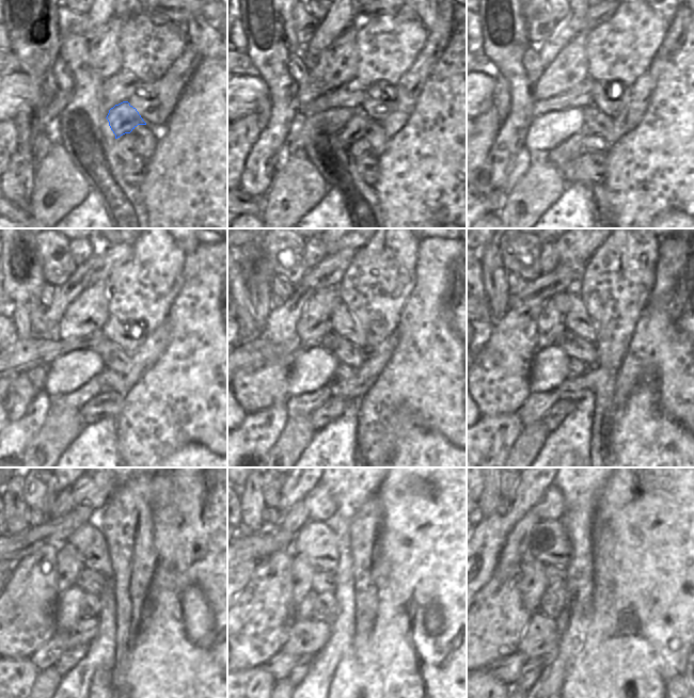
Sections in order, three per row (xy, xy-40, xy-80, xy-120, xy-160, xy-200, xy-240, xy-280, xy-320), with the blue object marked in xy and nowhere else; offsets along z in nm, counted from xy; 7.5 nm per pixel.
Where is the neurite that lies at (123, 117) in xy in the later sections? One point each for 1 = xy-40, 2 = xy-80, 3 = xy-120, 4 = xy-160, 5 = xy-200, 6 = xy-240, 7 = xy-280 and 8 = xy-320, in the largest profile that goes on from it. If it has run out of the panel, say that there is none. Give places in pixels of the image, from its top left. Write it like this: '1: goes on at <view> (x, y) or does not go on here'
1: goes on at xy-40 (353, 129)
2: goes on at xy-80 (567, 151)
3: goes on at xy-120 (76, 399)
4: goes on at xy-160 (301, 406)
5: goes on at xy-200 (537, 405)
6: goes on at xy-240 (48, 655)
7: goes on at xy-280 (280, 665)
8: goes on at xy-320 (507, 669)

